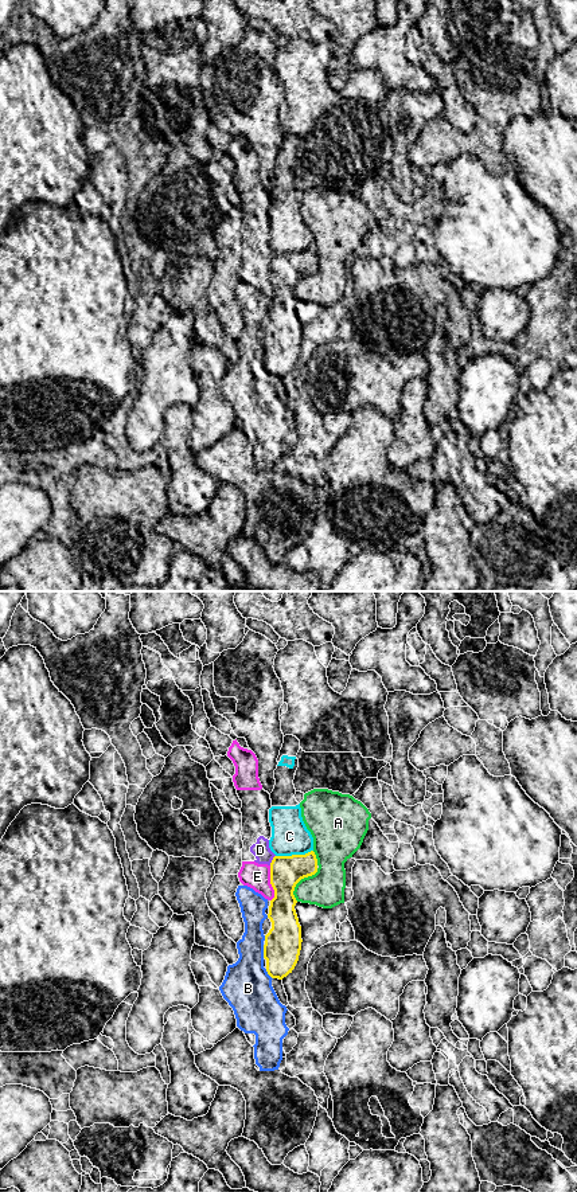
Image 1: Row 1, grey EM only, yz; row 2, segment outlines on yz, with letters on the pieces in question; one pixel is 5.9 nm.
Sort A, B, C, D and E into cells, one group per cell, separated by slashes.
A / B / C / D E

